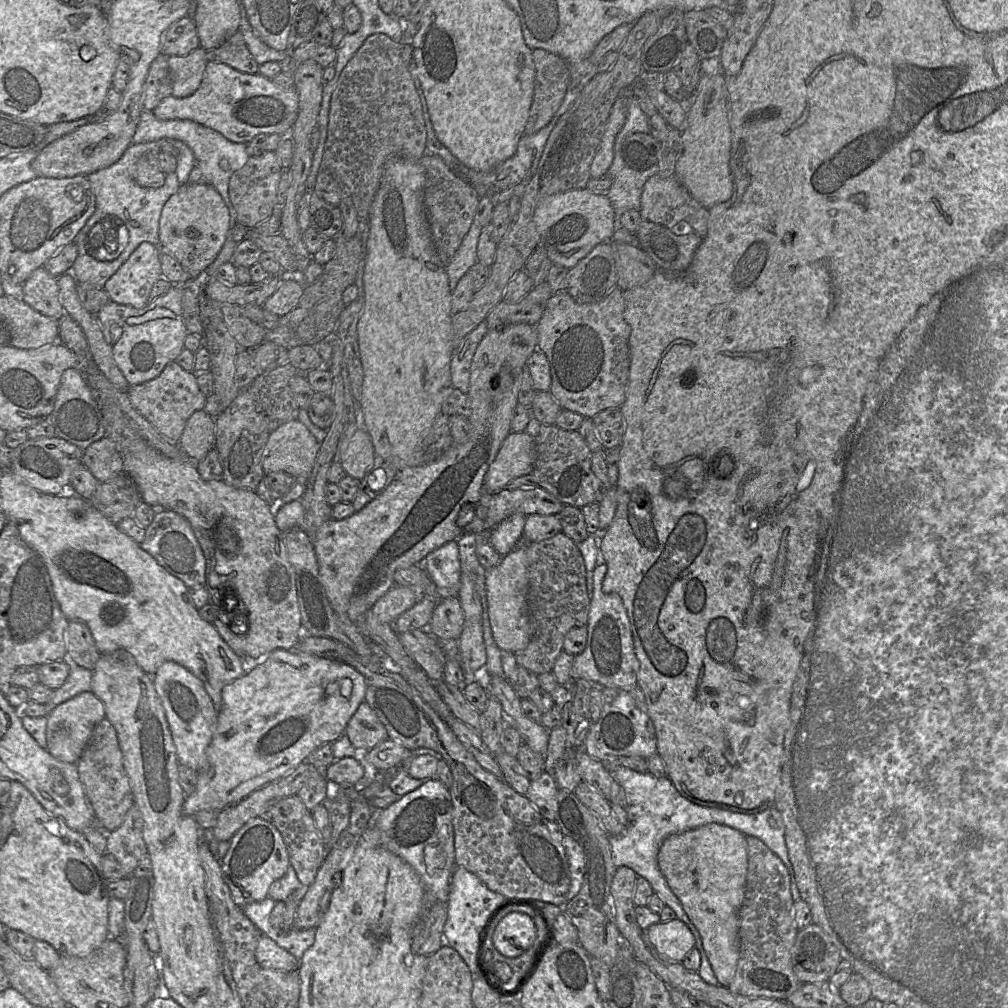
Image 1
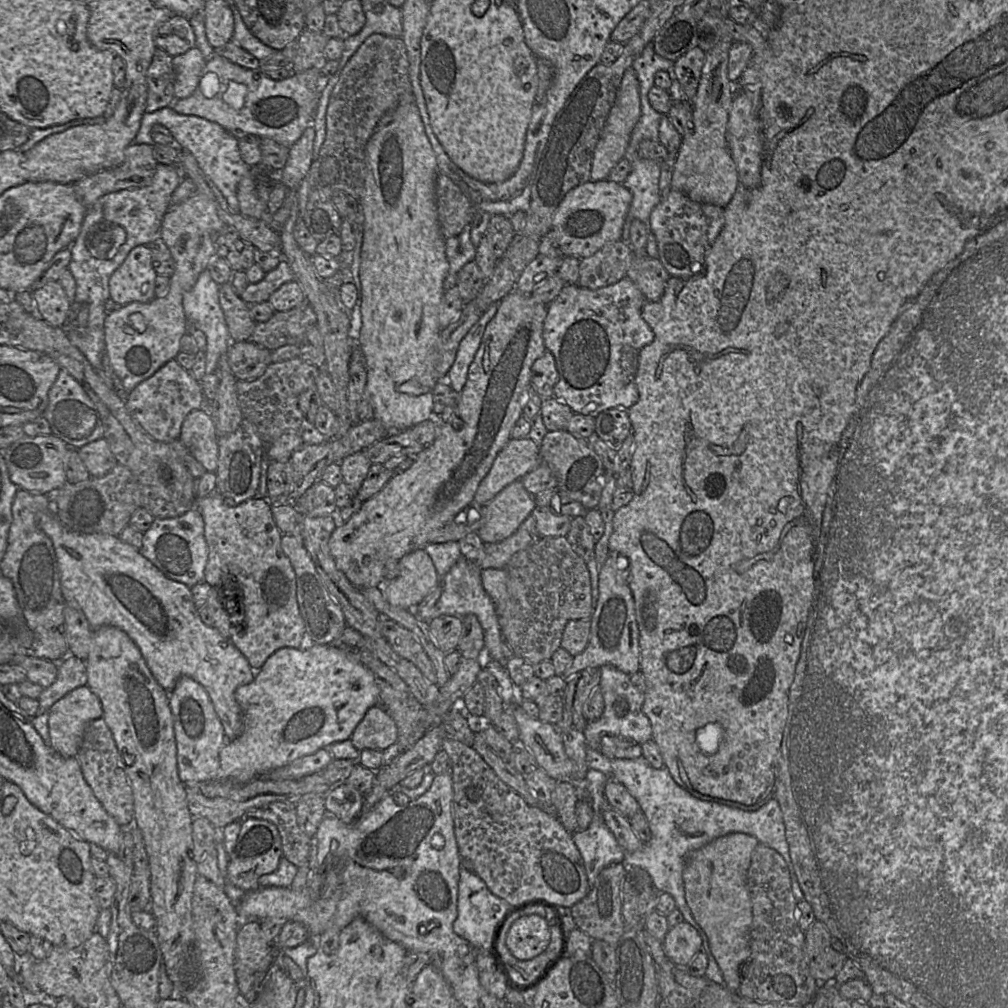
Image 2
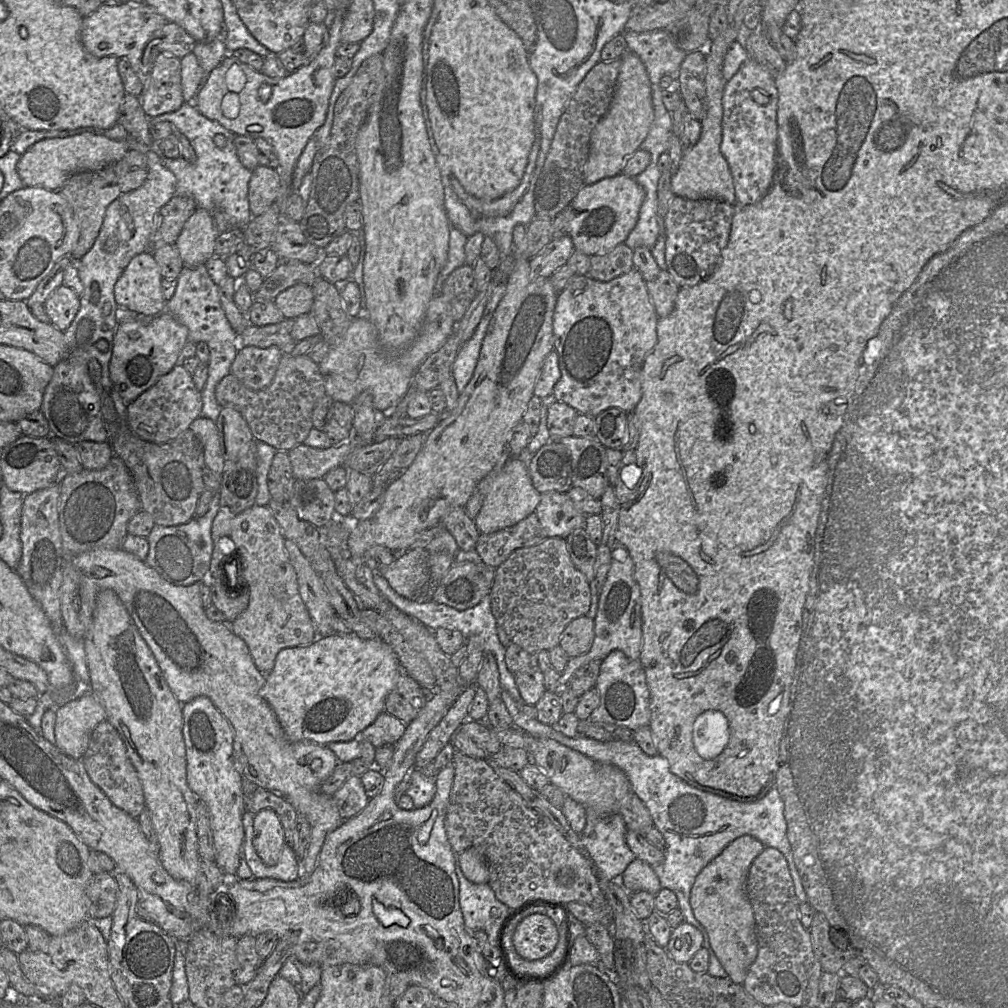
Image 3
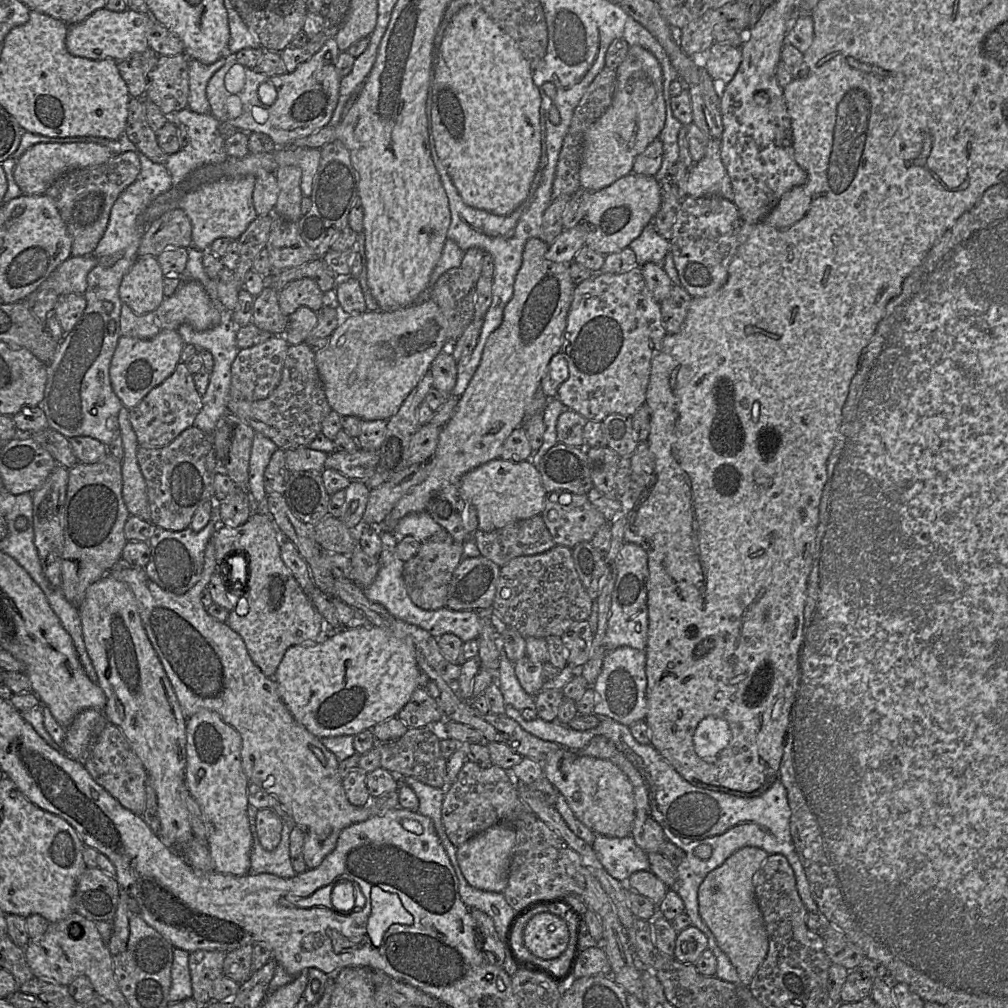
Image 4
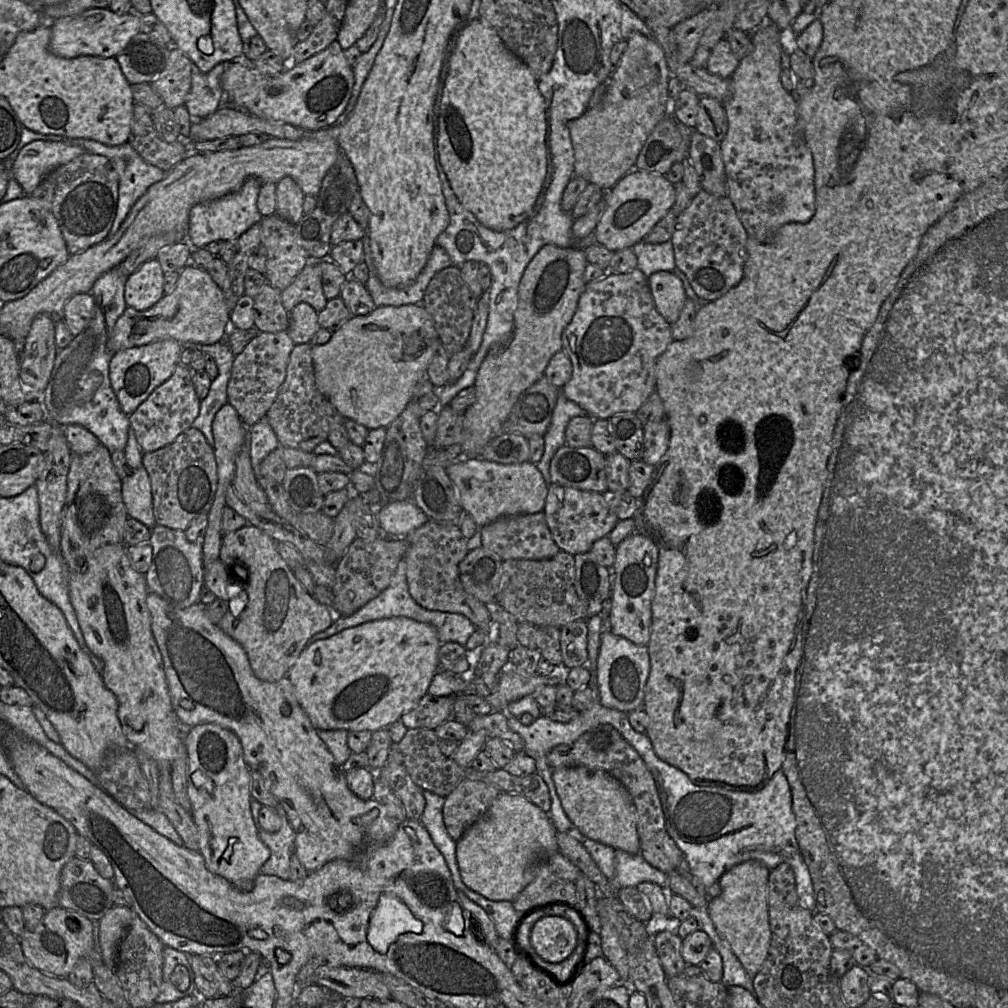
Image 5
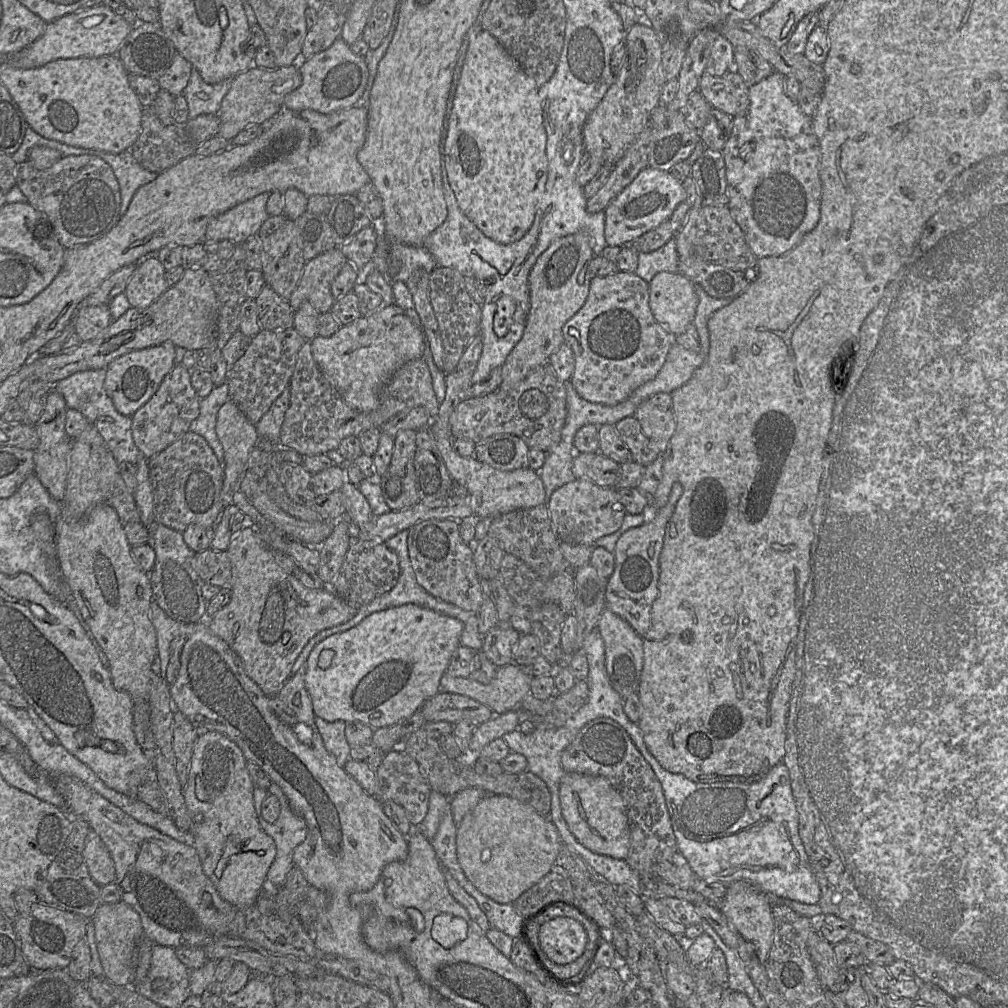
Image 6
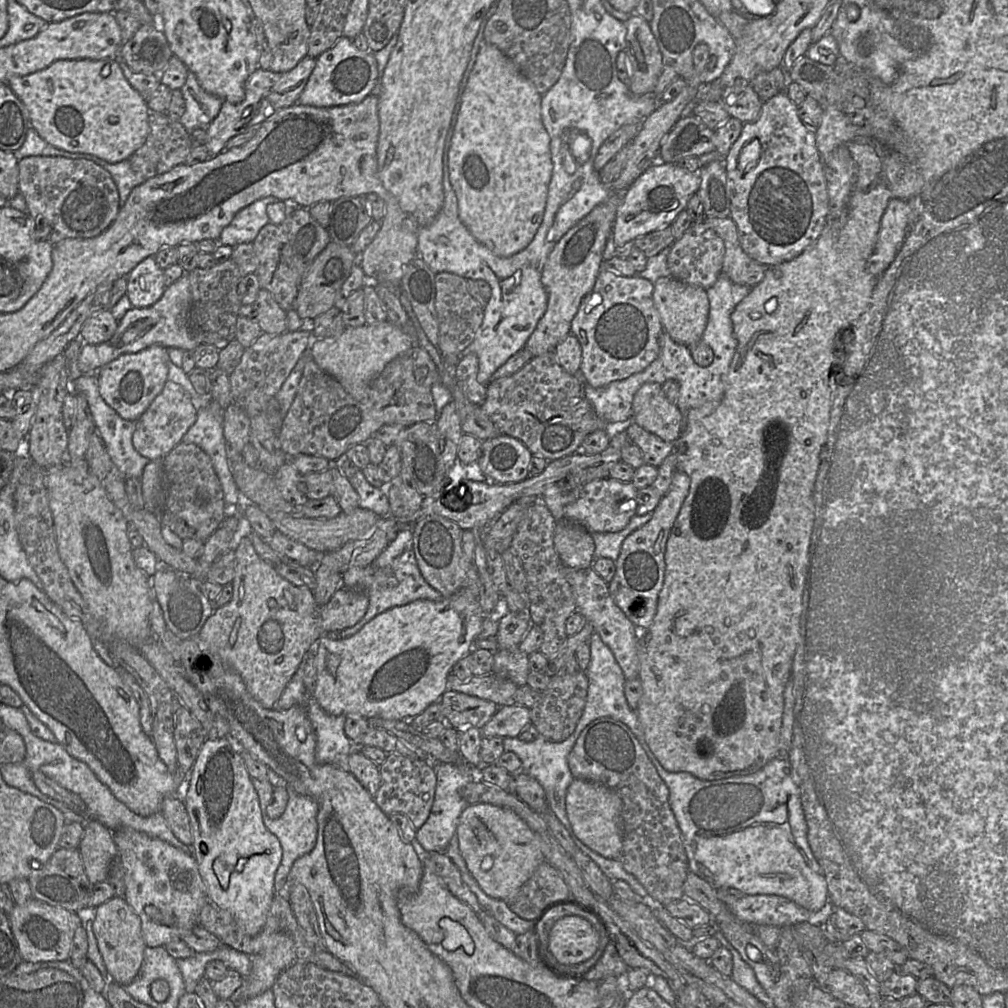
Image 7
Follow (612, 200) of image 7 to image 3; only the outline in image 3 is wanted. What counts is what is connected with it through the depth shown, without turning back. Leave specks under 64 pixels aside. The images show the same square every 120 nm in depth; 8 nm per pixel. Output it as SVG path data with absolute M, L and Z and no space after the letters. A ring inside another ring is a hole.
M518 224L513 229L513 255L515 265L507 279L507 287L488 325L477 365L465 389L459 394L454 410L440 415L438 424L426 434L424 444L407 470L391 480L385 487L380 509L370 518L351 525L347 539L347 552L354 559L366 560L368 550L374 545L387 547L399 558L422 531L435 526L452 508L468 503L477 484L488 475L507 453L512 429L523 421L528 403L534 395L535 383L547 355L554 350L553 313L558 292L549 278L533 277L530 259L526 259L527 225Z

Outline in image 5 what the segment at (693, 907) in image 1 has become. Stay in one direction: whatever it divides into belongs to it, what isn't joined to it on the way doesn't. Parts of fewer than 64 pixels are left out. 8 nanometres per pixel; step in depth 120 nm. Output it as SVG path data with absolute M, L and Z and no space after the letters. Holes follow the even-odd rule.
M748 860L727 870L718 880L721 893L707 902L708 914L718 935L725 940L733 953L740 960L750 978L760 971L767 958L771 942L768 913L768 877L770 870L760 861Z

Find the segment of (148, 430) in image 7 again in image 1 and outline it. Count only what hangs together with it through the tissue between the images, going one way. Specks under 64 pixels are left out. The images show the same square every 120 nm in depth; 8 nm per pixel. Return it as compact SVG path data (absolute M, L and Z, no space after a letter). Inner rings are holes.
M175 361L146 382L129 386L126 390L133 407L169 442L179 443L188 418L204 408L206 397L196 382L196 373L185 371Z

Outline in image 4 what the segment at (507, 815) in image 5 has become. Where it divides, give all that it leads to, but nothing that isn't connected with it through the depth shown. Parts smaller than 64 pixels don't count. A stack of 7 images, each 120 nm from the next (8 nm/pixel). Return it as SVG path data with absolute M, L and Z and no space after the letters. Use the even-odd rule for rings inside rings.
M495 824L458 846L457 862L468 884L482 891L502 893L508 883L515 844L512 825Z

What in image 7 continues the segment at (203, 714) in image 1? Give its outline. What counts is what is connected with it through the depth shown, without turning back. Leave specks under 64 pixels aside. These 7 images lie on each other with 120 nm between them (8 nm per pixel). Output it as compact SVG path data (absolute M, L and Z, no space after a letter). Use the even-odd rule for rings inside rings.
M231 738L207 739L179 791L189 816L193 836L192 856L207 887L208 898L219 908L229 911L239 926L249 936L255 936L263 929L270 912L273 898L275 873L282 859L282 848L278 838L264 825L258 794L252 778L245 767L240 748ZM240 858L247 861L242 871L236 871Z

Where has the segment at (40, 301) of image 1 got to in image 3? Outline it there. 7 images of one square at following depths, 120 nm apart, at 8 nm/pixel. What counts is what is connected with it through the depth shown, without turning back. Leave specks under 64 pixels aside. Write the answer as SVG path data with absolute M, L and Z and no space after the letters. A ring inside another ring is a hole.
M62 284L51 293L43 307L51 323L64 332L70 326L80 308L80 296Z

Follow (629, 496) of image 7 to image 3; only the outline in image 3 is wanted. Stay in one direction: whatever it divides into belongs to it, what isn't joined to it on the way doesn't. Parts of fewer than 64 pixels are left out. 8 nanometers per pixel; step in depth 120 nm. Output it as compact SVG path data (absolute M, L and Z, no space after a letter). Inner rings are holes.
M546 492L535 513L548 537L566 539L577 528L584 527L587 515L580 512L567 493Z

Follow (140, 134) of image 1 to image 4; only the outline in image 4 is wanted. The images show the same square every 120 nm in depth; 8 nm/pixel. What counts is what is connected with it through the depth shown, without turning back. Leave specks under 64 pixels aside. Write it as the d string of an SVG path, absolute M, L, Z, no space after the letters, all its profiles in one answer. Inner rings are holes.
M187 107L166 116L177 128L180 124L185 125L189 135L189 143L178 152L168 155L164 164L171 174L172 185L181 183L194 171L206 165L217 165L228 158L224 145L225 138L219 132L221 123L212 114L198 114ZM247 175L241 178L219 178L207 181L186 193L178 203L189 217L192 225L192 246L202 252L217 238L226 237L236 241L245 232L258 214L253 206L253 189L256 176Z

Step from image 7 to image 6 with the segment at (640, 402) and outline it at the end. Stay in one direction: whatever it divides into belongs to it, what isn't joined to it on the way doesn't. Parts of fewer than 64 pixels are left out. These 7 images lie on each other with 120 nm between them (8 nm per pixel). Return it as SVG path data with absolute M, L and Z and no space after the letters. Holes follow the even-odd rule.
M648 399L637 407L633 416L639 421L644 435L658 453L663 454L676 427L672 409L662 411Z

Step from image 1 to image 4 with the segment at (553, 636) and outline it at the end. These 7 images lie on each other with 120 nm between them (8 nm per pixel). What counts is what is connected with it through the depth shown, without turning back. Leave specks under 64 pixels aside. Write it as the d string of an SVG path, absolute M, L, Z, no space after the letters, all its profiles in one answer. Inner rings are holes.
M556 544L540 554L515 557L501 567L492 608L526 639L561 637L573 624L589 619L592 604L575 569L572 549Z

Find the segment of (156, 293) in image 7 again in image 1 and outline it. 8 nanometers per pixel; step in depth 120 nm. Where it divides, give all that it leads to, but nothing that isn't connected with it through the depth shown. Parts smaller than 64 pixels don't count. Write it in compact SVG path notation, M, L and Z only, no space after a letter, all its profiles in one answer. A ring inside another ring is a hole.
M139 244L105 282L103 289L110 301L136 309L144 307L153 284L162 277L159 254L159 246Z

